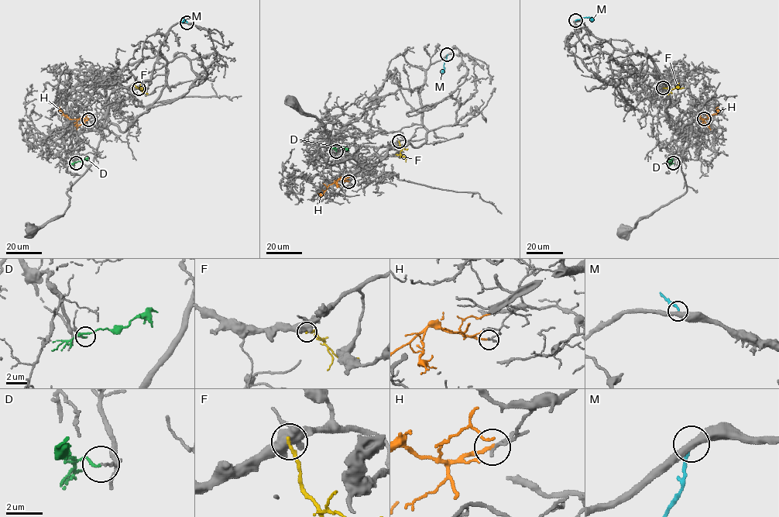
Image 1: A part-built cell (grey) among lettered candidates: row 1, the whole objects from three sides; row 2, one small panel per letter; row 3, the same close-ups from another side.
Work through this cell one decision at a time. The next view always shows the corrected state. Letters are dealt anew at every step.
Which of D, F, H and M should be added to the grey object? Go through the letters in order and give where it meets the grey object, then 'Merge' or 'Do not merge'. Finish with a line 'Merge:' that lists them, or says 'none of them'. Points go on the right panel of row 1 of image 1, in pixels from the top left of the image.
D: Touches grey at (673, 163). Merge
F: Touches grey at (663, 87). Do not merge
H: Touches grey at (704, 118). Do not merge
M: Touches grey at (575, 20). Do not merge
Merge: D

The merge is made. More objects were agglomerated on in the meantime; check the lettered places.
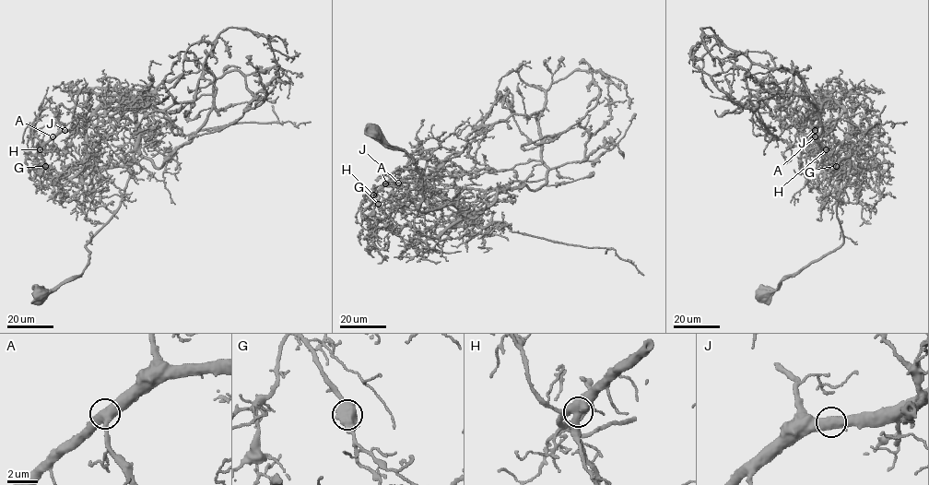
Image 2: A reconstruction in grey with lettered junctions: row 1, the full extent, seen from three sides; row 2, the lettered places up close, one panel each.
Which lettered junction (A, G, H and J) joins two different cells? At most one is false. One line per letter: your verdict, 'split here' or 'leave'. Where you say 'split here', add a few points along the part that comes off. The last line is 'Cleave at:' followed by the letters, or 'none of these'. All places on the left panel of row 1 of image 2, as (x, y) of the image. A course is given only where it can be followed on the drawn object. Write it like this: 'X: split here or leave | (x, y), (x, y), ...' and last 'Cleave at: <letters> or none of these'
A: leave
G: leave
H: leave
J: leave
Cleave at: none of these

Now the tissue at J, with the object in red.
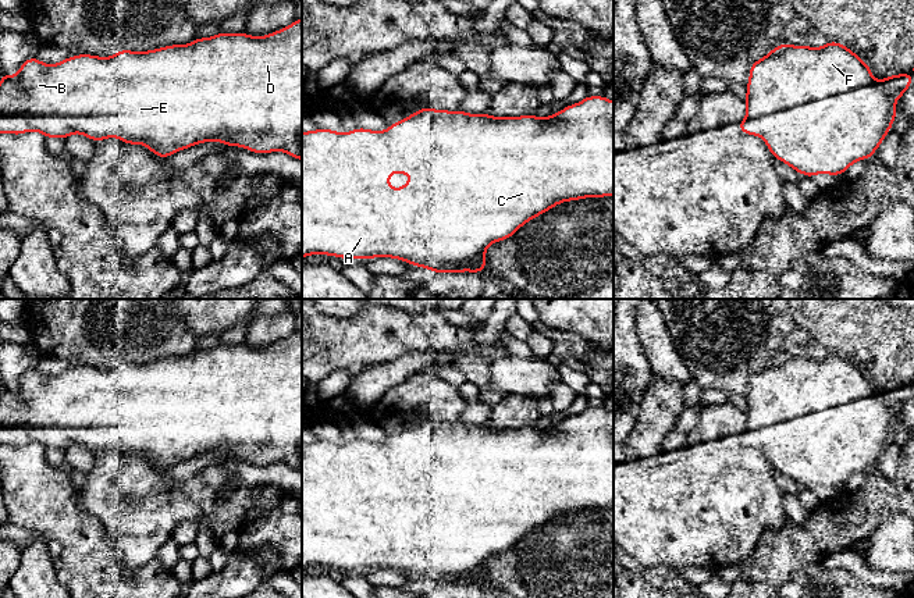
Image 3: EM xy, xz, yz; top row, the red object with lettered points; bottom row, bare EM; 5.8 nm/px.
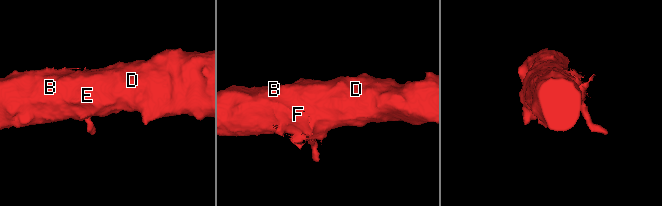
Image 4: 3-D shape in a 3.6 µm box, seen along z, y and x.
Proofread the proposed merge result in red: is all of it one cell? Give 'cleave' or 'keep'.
keep

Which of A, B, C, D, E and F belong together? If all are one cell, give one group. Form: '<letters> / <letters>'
A B C D E F

